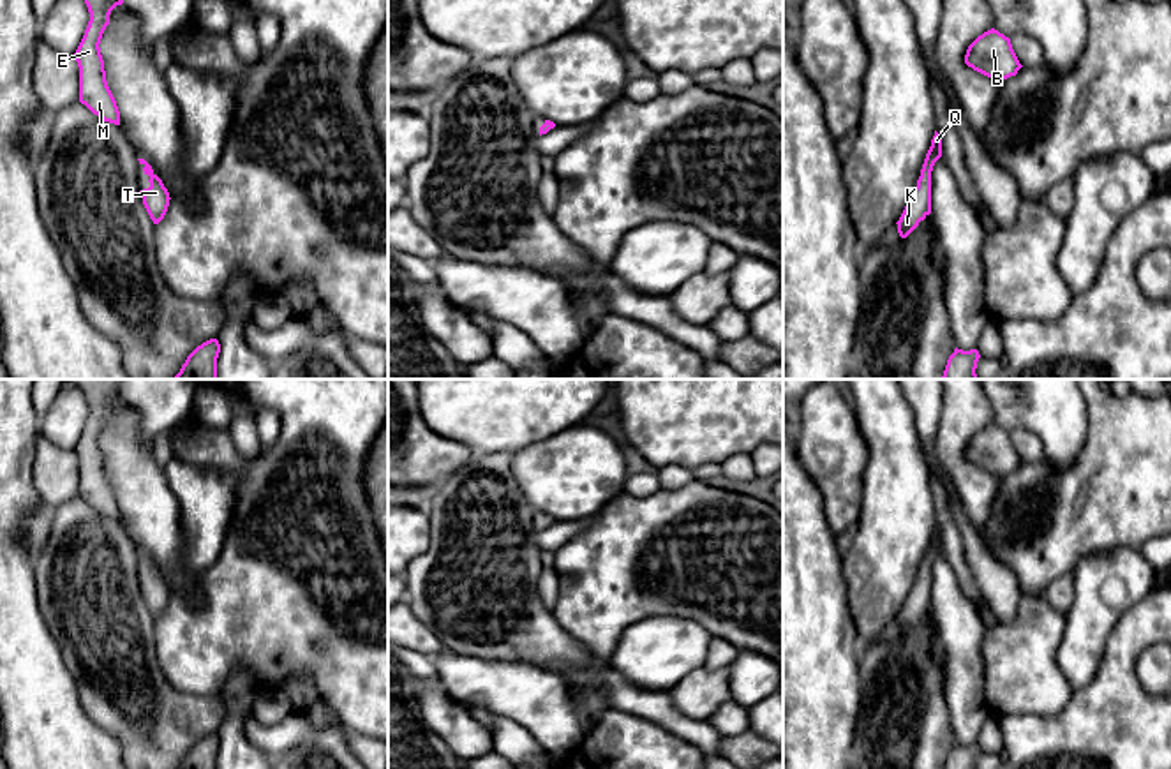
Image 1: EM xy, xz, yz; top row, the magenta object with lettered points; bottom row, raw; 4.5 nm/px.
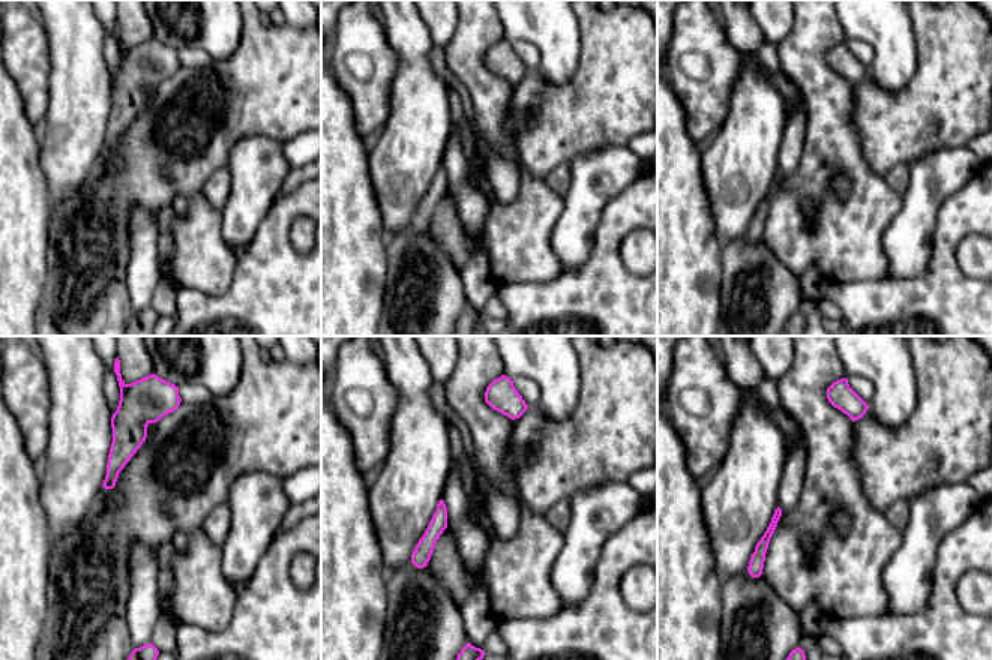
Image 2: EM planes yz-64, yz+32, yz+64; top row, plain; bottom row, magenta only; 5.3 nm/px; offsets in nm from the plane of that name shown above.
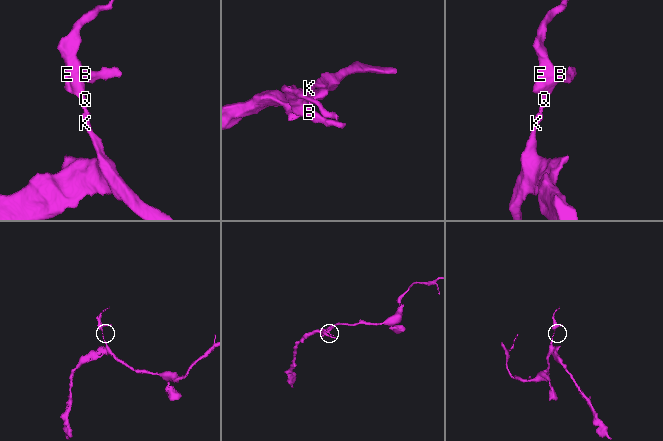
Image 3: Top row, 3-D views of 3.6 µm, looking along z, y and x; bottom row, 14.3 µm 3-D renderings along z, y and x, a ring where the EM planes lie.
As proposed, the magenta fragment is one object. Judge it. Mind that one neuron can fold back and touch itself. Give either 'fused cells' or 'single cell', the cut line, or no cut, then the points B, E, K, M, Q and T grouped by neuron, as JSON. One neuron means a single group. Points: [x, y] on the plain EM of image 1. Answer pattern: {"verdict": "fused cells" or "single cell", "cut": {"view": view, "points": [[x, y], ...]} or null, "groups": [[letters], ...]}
{"verdict": "single cell", "cut": null, "groups": [["B", "E", "K", "M", "Q", "T"]]}

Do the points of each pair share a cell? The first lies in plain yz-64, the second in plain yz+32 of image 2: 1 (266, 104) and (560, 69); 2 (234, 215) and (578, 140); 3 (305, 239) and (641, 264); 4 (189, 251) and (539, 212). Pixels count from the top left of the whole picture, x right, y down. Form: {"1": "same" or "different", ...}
{"1": "different", "2": "different", "3": "same", "4": "same"}

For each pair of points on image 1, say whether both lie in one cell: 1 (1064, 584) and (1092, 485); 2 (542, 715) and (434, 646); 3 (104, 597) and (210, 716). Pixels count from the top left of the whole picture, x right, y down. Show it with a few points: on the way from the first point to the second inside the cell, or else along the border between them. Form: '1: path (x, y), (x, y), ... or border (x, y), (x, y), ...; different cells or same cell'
1: border (1071, 572), (1060, 574), (1041, 593); different cells
2: border (441, 649), (432, 657); different cells
3: path (106, 634), (108, 642), (173, 708); same cell

